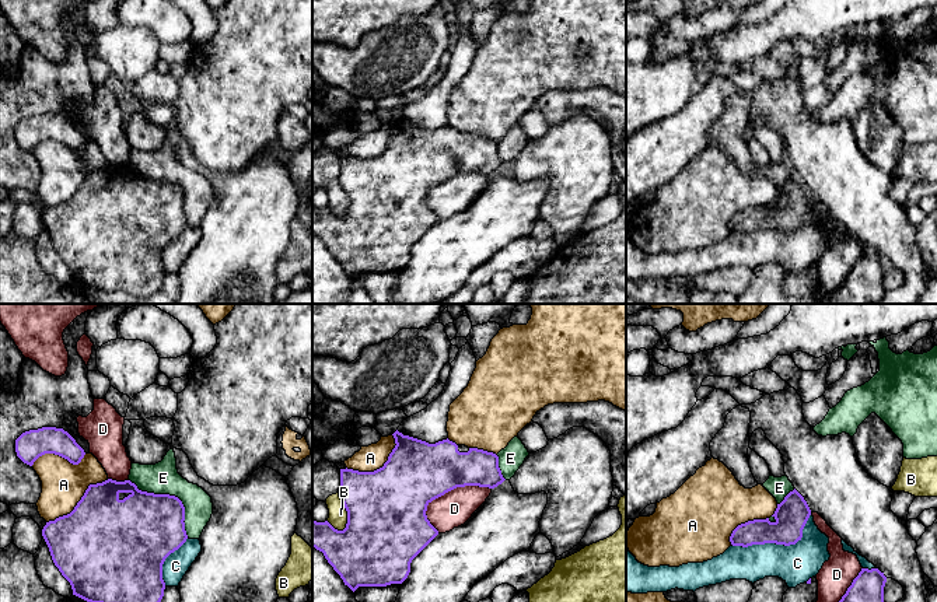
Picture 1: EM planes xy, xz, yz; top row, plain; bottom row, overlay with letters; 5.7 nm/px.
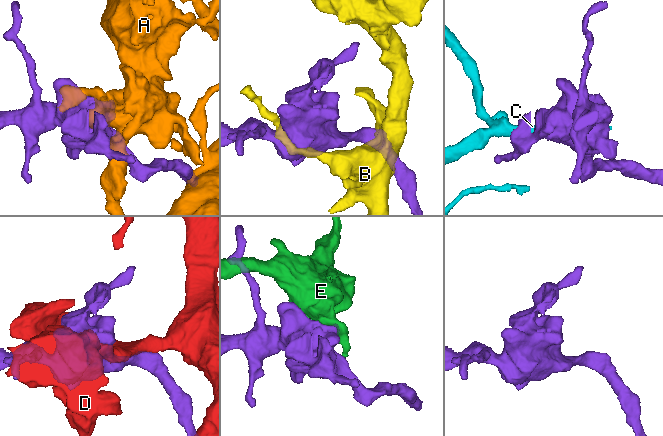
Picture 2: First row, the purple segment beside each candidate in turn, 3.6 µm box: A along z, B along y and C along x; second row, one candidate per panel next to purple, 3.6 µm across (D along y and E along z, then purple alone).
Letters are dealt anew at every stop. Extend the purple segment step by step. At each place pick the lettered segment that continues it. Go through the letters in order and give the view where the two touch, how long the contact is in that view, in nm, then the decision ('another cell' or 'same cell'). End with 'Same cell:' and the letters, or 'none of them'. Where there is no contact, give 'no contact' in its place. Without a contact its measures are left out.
A: contact in xy; length 440 nm; another cell
B: contact in xz; length 220 nm; another cell
C: contact in yz; length 500 nm; another cell
D: contact in xz; length 420 nm; another cell
E: contact in xy; length 480 nm; another cell
Same cell: none of them

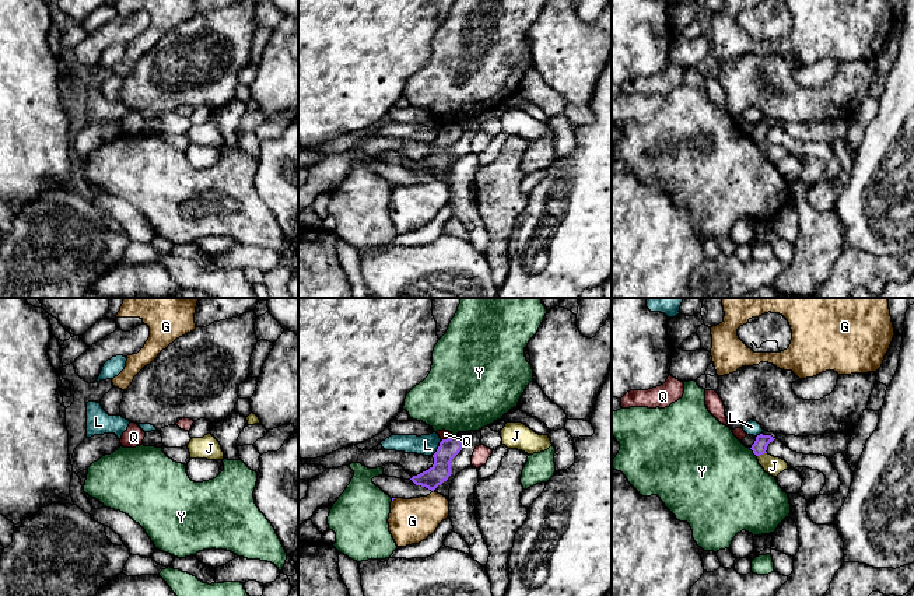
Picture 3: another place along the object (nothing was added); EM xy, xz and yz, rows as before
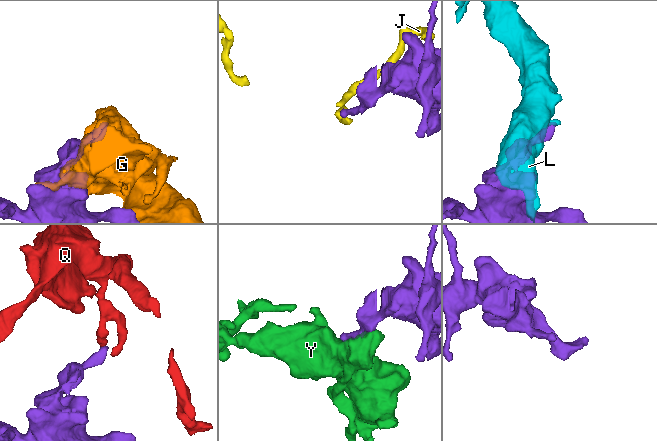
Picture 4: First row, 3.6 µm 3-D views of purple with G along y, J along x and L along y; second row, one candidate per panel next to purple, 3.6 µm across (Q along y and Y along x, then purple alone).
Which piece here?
G: no contact; another cell
J: contact in yz; length 60 nm; another cell
L: contact in xz; length 100 nm; another cell
Q: contact in xz; length 80 nm; another cell
Y: contact in yz; length 70 nm; another cell
Same cell: none of them

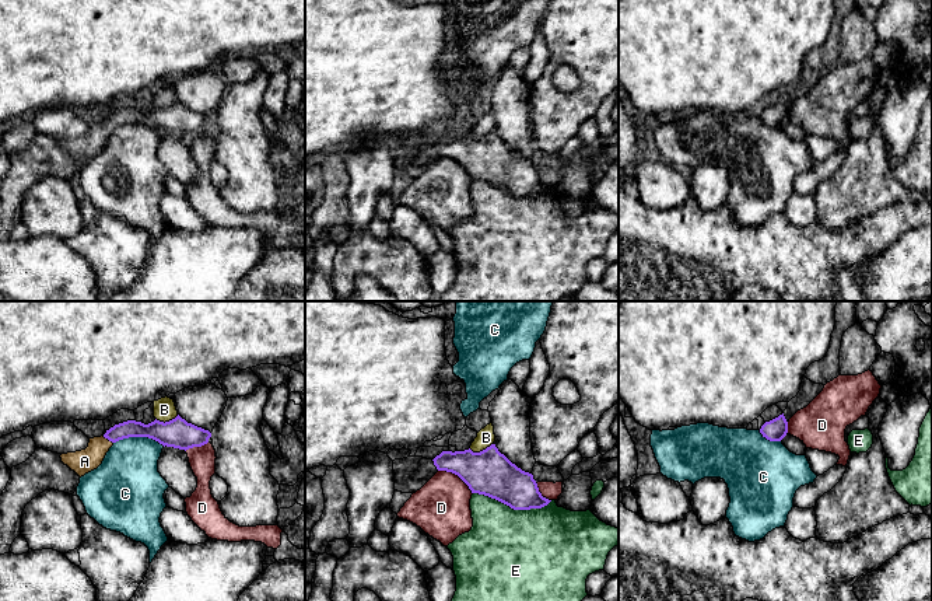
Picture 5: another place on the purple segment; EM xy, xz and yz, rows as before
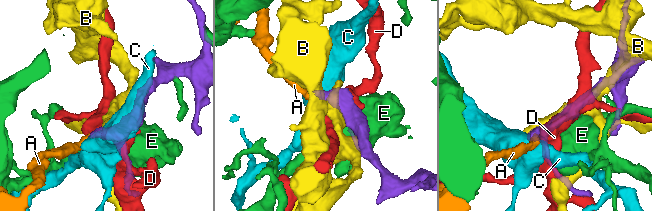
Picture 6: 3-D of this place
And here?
A: contact in xy; length 80 nm; same cell
B: contact in xz; length 150 nm; another cell
C: contact in xy; length 300 nm; another cell
D: contact in xz; length 240 nm; another cell
E: contact in xz; length 460 nm; another cell
Same cell: A

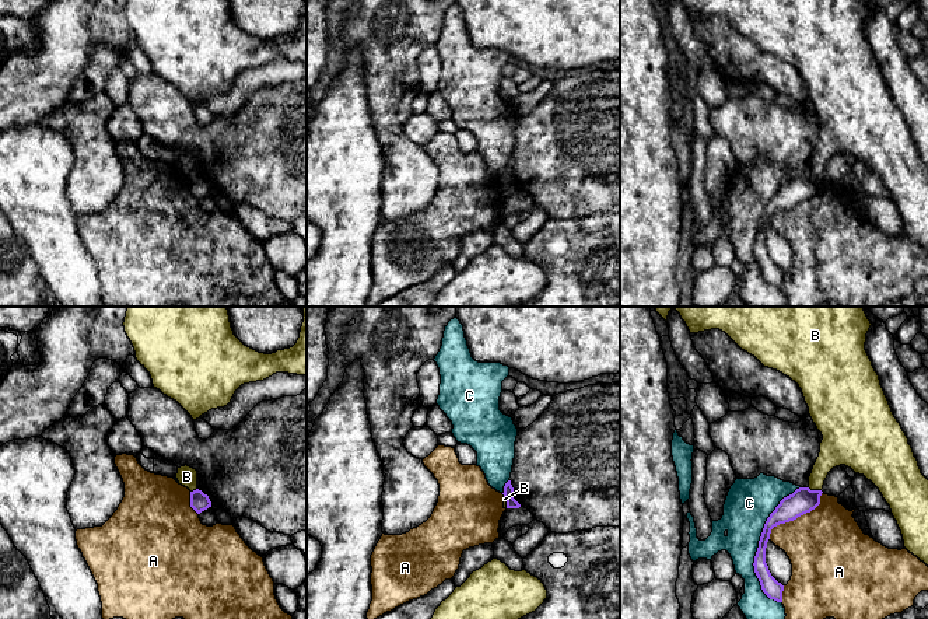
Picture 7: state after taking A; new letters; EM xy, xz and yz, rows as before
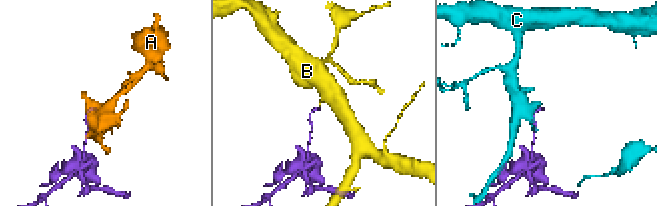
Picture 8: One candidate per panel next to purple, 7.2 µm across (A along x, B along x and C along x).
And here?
A: contact in yz; length 420 nm; another cell
B: contact in yz; length 80 nm; another cell
C: contact in yz; length 700 nm; another cell
Same cell: none of them

